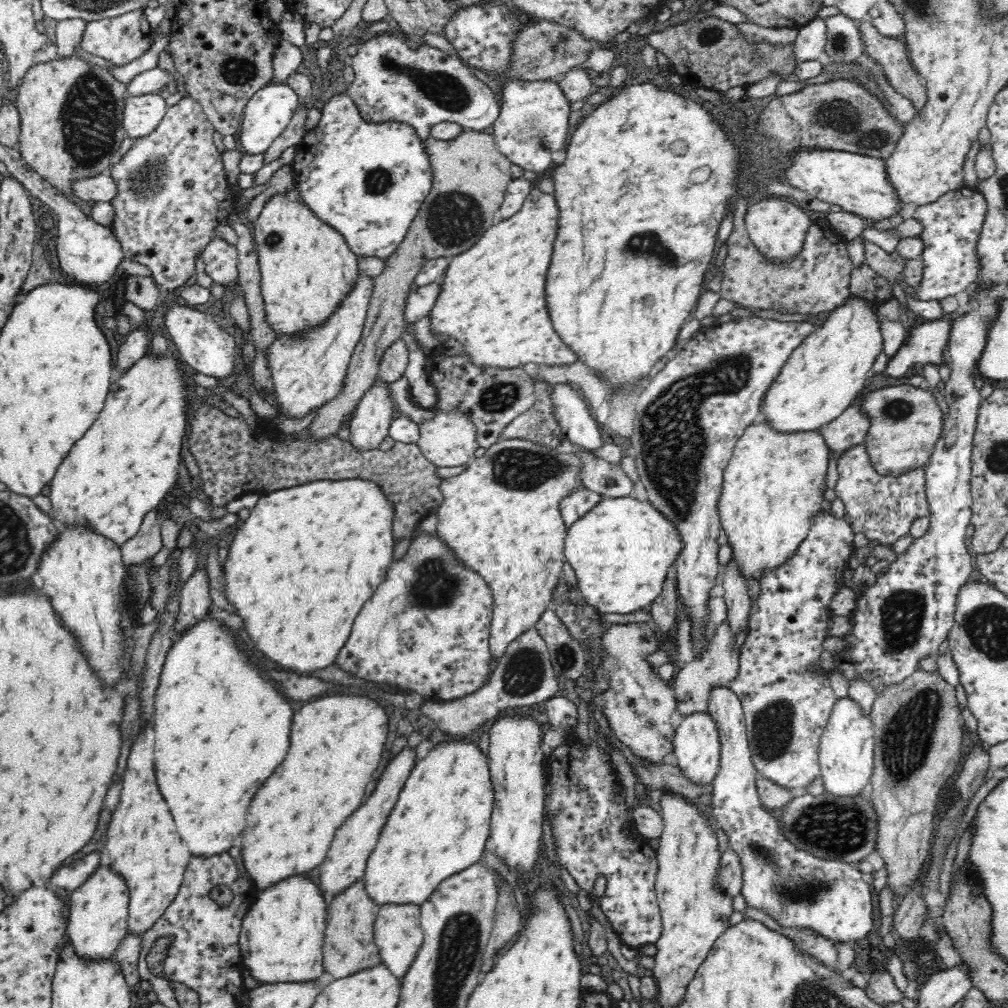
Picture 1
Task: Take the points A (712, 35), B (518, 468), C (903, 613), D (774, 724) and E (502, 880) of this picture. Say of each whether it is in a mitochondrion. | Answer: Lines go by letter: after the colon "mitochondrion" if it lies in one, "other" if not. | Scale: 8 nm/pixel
A: mitochondrion
B: mitochondrion
C: mitochondrion
D: mitochondrion
E: other

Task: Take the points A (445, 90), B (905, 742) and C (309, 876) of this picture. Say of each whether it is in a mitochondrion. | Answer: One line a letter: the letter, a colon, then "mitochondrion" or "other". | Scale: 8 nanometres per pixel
A: mitochondrion
B: mitochondrion
C: other

